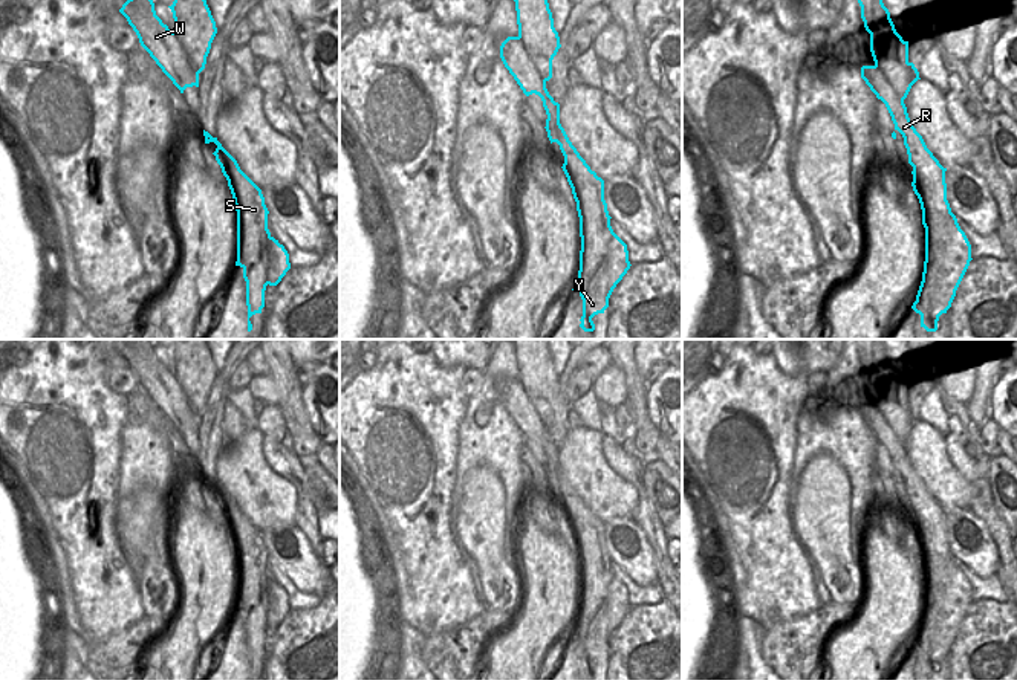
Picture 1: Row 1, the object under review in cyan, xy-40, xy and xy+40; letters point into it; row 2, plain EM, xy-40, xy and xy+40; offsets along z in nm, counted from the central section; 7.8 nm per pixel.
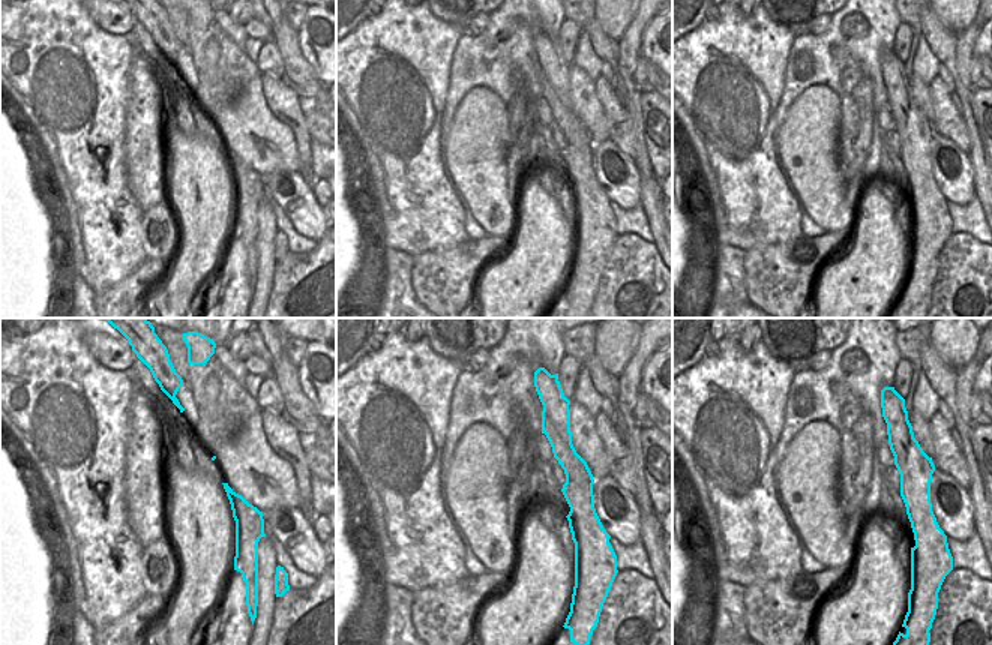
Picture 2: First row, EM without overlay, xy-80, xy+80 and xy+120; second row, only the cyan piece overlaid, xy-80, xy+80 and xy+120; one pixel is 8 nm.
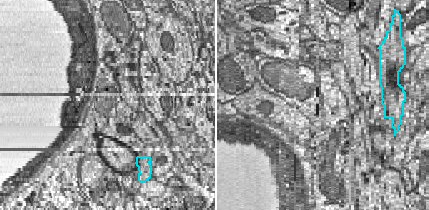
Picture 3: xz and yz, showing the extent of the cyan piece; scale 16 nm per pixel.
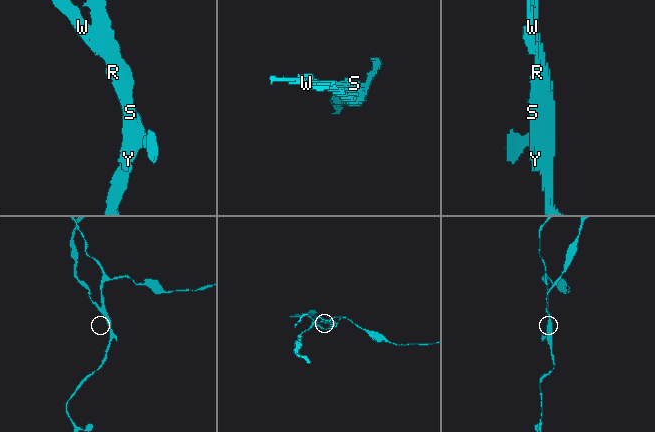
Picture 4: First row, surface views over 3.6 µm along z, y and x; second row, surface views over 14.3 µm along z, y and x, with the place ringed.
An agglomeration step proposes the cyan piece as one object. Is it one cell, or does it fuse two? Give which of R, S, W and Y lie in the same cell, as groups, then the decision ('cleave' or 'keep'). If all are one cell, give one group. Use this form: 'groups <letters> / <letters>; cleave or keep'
groups R S W / Y; cleave

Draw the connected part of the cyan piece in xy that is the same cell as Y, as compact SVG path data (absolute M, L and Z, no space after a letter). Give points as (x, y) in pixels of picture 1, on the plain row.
M613 575L609 585L609 605L603 617L596 617L593 623L586 625L577 620L572 633L577 633L583 642L581 668L584 674L593 674L595 666L592 660L604 656L609 649L609 640L630 611L627 587Z

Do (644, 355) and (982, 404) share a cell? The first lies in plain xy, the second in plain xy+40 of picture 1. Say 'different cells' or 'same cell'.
same cell

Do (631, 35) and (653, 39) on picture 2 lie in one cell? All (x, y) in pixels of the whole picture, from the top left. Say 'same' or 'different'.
different

